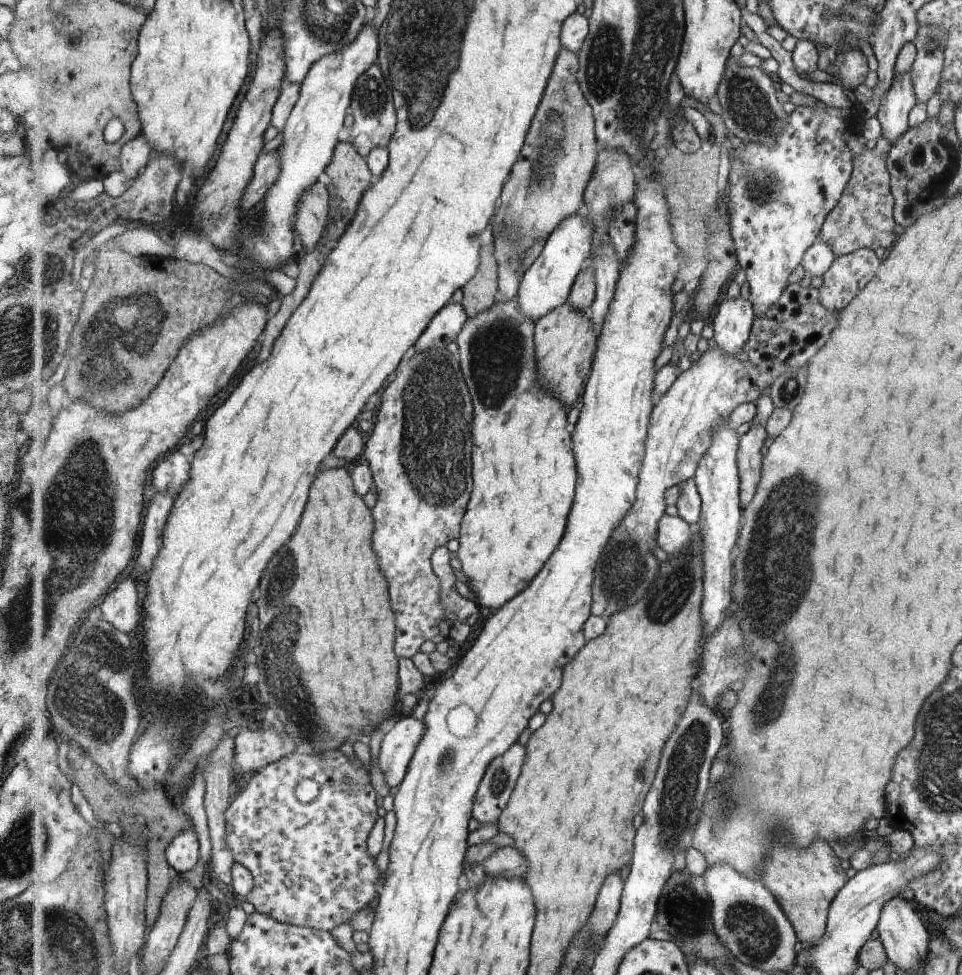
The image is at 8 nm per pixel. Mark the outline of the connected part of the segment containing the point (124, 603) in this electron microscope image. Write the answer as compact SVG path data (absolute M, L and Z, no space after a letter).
M128 576L100 602L103 618L127 635L141 622L138 585L137 580Z

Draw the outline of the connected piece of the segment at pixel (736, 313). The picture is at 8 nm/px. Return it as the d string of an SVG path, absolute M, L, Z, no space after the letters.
M749 298L723 300L712 322L714 340L725 355L739 355L749 341L756 314Z

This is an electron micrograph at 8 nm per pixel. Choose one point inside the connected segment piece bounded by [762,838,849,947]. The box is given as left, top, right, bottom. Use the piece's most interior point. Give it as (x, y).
(805, 884)

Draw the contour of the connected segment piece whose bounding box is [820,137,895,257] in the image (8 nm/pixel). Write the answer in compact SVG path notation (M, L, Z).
M882 137L876 140L874 149L867 149L861 154L854 155L854 170L852 178L848 183L847 189L844 191L844 196L841 198L840 204L829 214L829 217L824 223L823 230L820 235L820 240L825 242L837 257L849 255L863 248L877 250L877 246L881 248L891 247L895 234L893 234L893 218L891 218L891 206L893 206L893 198L891 198L889 174L886 168L886 155L892 148L889 142L886 142Z

